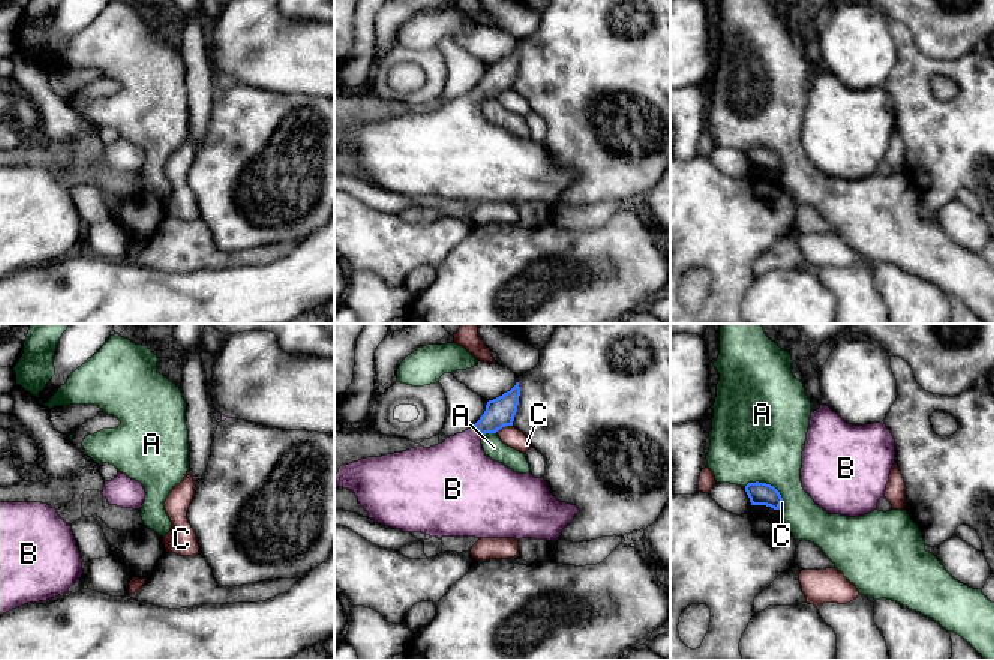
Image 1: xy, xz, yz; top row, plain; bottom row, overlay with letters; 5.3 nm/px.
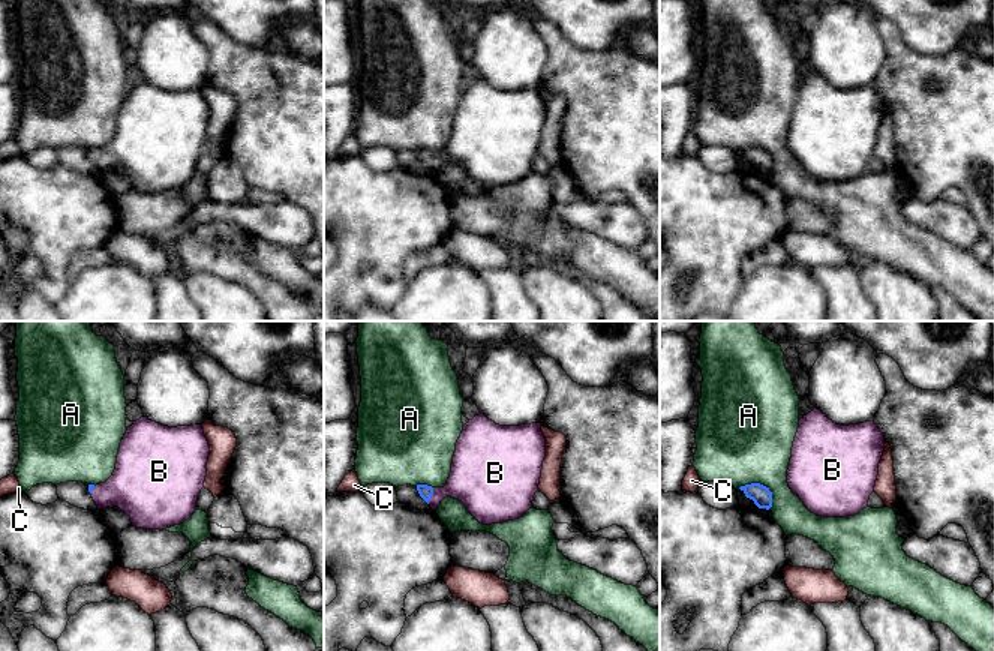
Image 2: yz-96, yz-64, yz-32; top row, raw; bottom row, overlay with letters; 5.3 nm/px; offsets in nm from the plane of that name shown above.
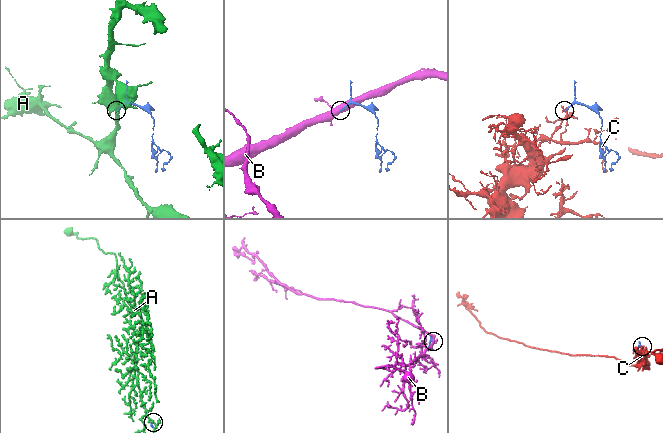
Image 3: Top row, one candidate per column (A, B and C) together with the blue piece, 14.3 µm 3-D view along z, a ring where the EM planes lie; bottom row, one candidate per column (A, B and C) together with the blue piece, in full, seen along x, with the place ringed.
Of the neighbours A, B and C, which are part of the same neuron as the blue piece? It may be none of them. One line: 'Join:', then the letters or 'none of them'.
Join: B

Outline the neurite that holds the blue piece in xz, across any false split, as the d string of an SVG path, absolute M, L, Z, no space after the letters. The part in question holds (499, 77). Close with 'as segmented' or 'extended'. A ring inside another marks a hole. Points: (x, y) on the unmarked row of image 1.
M516 46L510 56L487 66L484 78L471 93L435 111L417 111L342 129L336 138L336 152L352 154L369 183L403 196L438 202L465 200L555 206L580 174L558 165L544 142L535 142L531 136L517 138L492 124L481 110L486 98L513 90L519 60L520 51Z; extended

